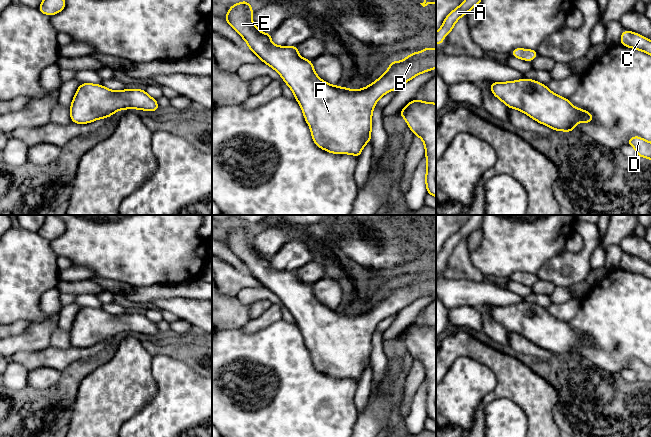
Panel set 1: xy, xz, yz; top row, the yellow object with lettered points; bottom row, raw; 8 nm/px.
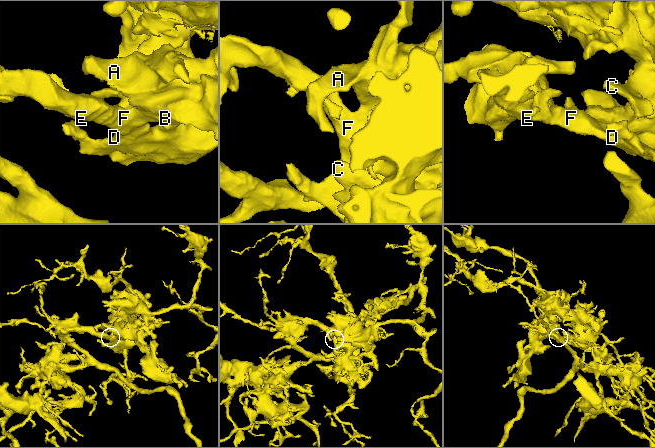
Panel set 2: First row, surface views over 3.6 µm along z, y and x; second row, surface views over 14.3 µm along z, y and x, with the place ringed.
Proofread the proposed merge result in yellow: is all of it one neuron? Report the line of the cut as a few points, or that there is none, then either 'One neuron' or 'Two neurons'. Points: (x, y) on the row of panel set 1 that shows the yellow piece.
No split. One neuron

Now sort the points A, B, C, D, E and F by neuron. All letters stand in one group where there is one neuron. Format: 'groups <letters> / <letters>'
groups A B C D E F

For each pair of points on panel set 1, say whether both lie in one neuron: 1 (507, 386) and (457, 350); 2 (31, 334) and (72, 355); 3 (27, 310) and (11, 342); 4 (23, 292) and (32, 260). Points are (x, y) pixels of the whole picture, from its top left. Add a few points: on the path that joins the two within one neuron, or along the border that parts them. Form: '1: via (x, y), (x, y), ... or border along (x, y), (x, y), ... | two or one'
1: via (502, 371), (485, 354), (472, 350) | one
2: border along (49, 345), (39, 350), (26, 351) | two
3: border along (49, 315), (43, 320), (30, 323) | two
4: via (23, 284), (24, 268) | one

